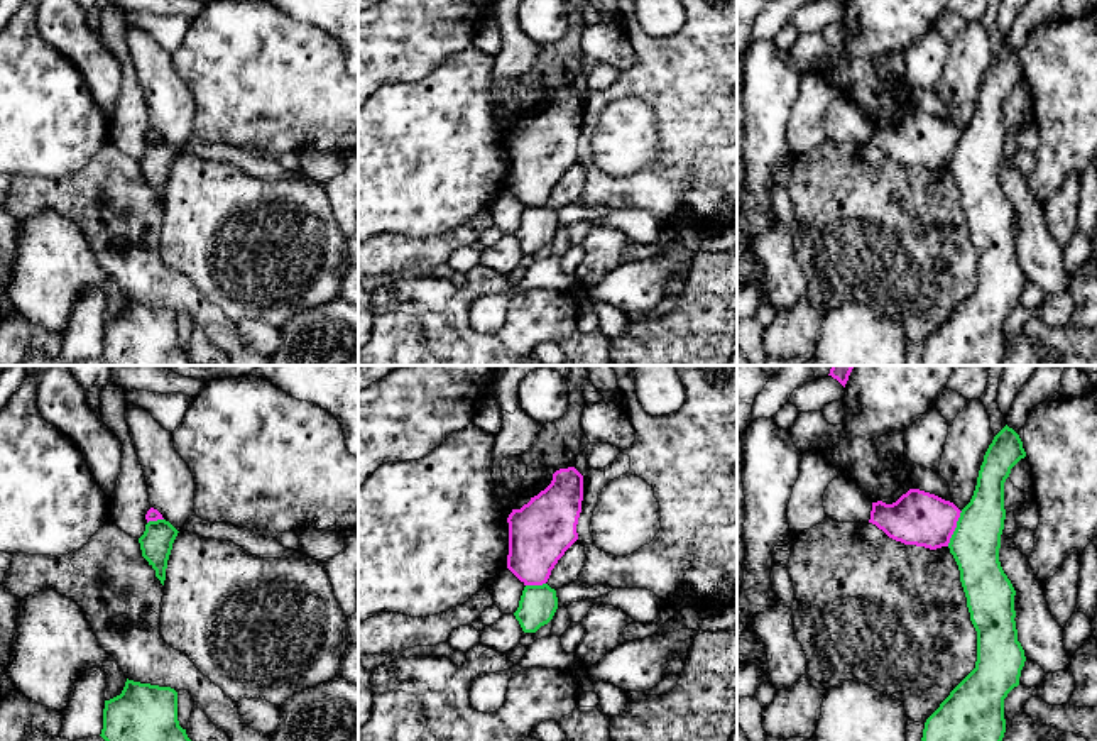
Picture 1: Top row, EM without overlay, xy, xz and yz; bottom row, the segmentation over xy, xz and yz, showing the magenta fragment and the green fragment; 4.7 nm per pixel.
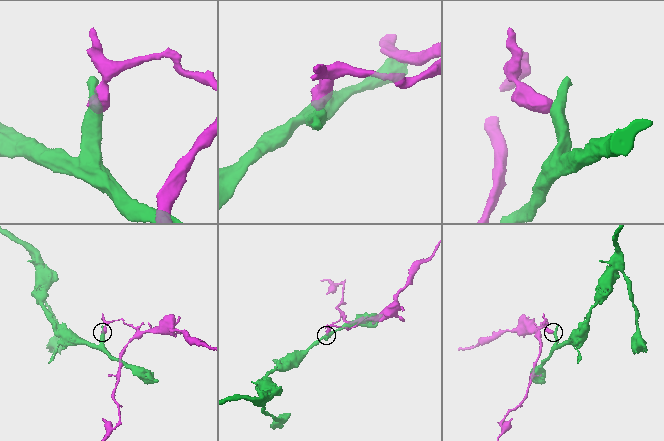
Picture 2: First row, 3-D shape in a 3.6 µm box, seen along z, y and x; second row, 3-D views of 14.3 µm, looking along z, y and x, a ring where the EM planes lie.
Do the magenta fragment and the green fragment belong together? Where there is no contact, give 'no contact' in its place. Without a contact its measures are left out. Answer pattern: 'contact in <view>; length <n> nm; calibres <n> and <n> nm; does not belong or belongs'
contact in yz; length 180 nm; calibres 260 and 240 nm; does not belong

